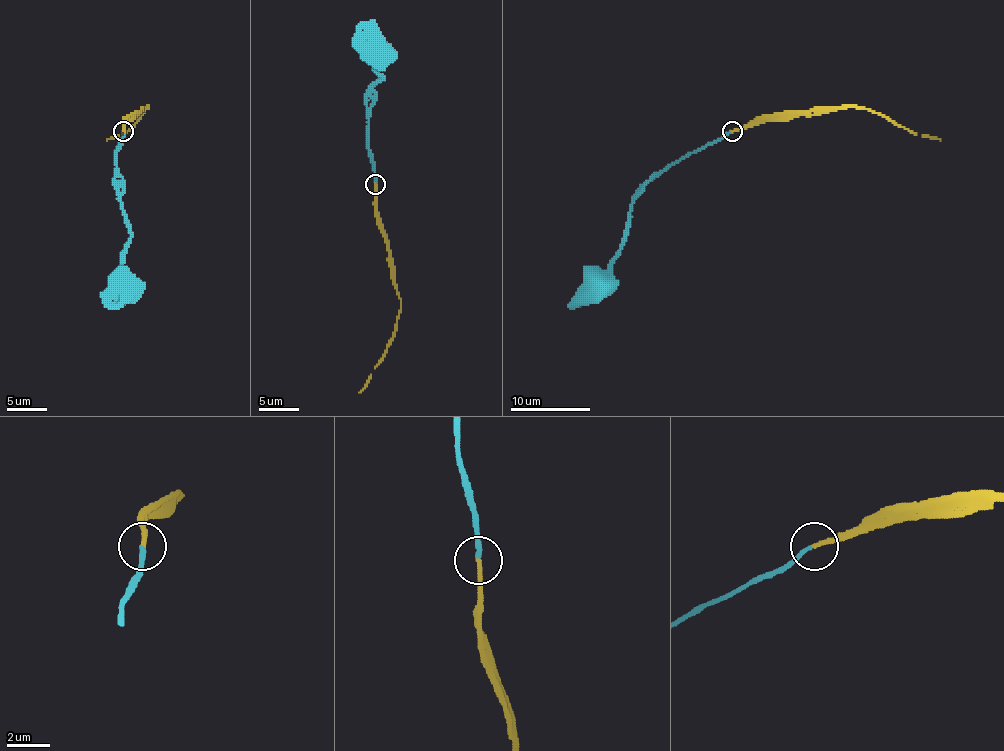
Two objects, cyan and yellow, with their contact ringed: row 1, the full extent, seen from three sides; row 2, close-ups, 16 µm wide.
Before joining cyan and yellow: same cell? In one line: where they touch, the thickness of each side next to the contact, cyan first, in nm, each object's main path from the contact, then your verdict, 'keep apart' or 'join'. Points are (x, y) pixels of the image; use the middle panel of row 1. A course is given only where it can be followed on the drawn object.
(375, 184) | 200/200 nm | cyan via (375, 182), (367, 96), (383, 76), (367, 58), (371, 50) | yellow via (375, 184), (375, 216), (389, 252), (391, 278), (401, 300), (401, 312), (393, 340), (359, 392) | join

